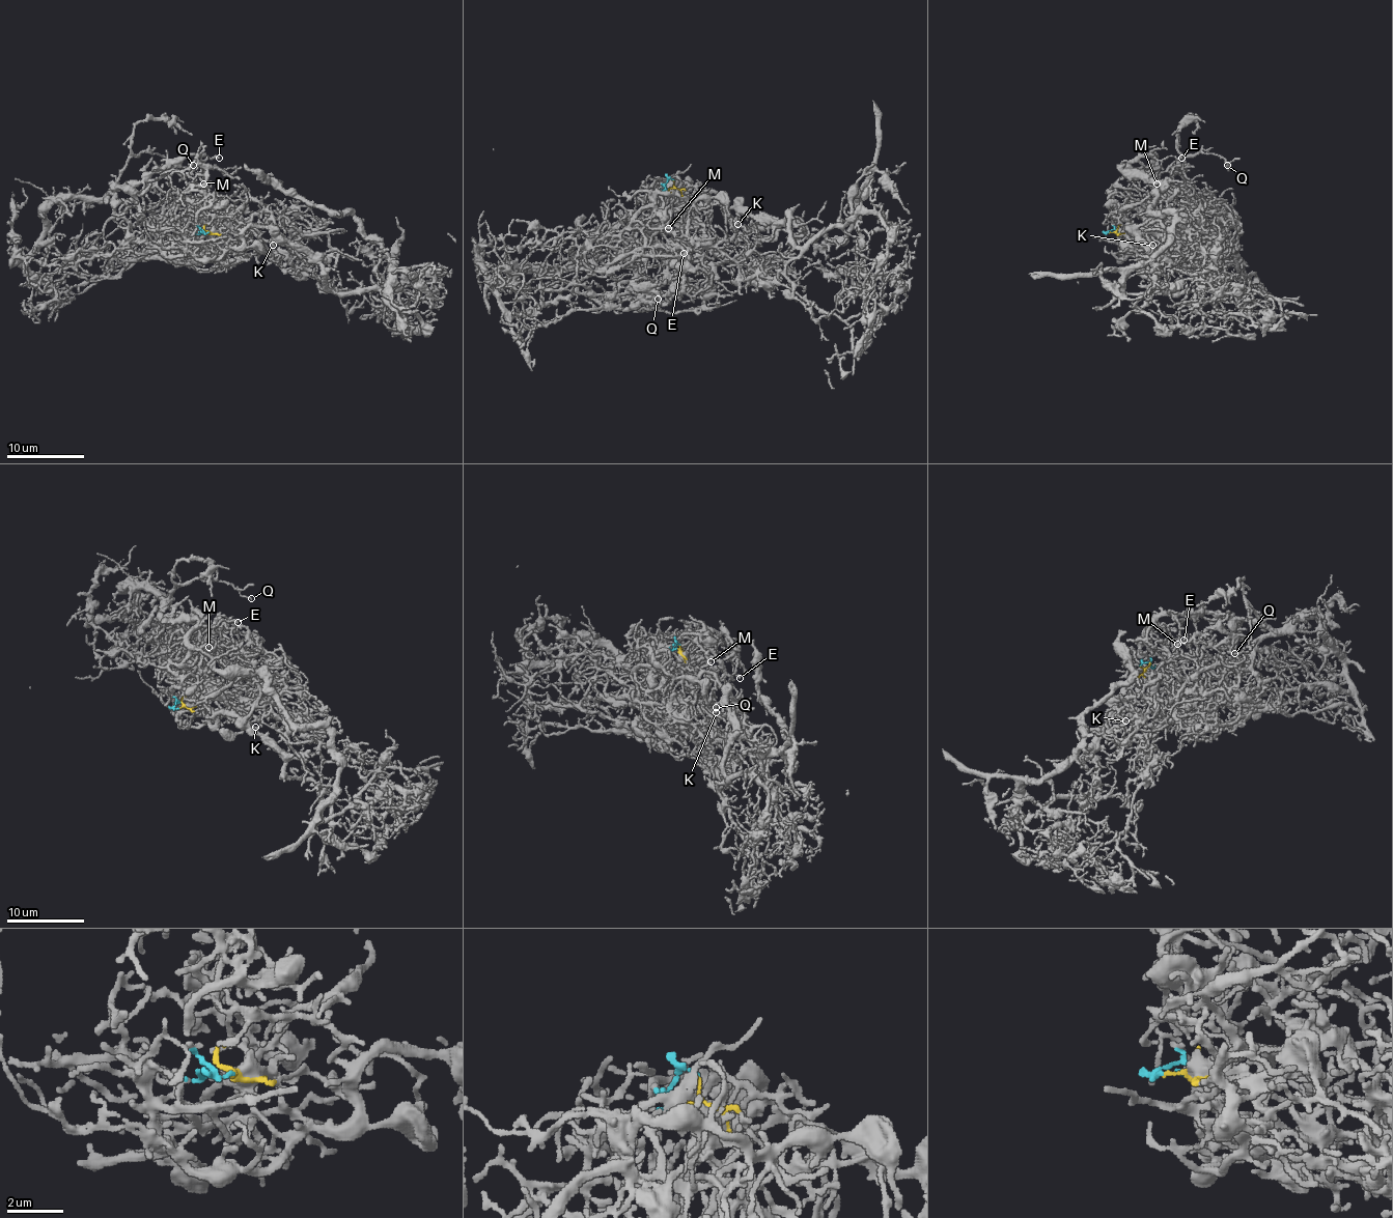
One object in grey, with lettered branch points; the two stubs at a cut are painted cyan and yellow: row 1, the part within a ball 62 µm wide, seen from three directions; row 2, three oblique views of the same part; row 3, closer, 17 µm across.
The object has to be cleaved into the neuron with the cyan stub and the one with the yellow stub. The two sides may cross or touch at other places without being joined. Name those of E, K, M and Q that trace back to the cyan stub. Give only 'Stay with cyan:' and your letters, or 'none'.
Stay with cyan: E, M, Q

